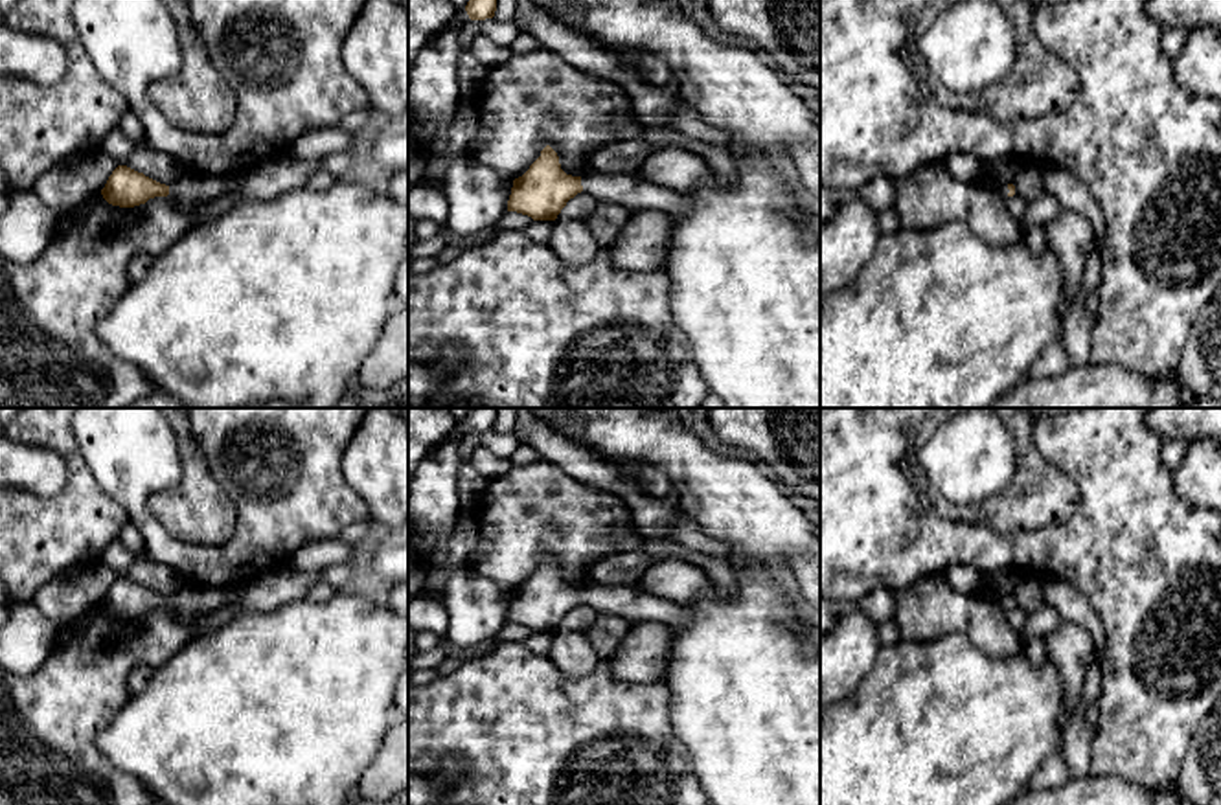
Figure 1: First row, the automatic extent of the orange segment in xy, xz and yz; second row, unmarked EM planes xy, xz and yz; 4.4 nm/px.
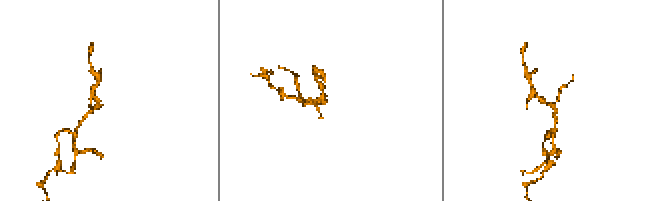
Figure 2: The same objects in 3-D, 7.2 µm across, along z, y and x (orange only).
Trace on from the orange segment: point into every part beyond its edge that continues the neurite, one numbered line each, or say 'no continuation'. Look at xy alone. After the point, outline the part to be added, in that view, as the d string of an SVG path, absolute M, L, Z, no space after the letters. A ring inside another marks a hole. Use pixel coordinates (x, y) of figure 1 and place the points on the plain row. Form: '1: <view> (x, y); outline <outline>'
1: xy (190, 600); outline M182 583L180 588L169 597L169 607L177 614L195 619L202 614L219 610L239 599L239 588L206 588L193 583Z

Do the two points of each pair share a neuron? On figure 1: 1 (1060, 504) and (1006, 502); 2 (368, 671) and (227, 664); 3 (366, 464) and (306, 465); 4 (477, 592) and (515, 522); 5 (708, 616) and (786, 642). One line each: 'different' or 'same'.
1: same
2: same
3: different
4: different
5: same

